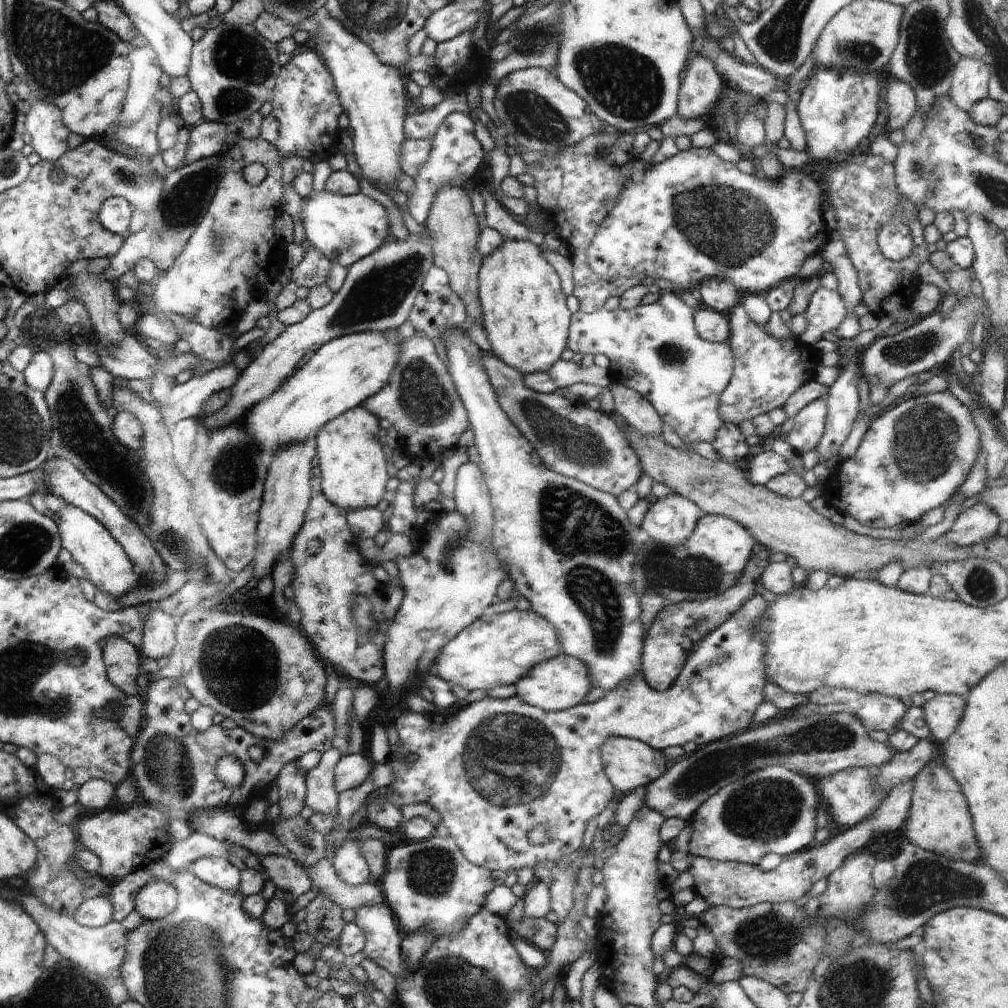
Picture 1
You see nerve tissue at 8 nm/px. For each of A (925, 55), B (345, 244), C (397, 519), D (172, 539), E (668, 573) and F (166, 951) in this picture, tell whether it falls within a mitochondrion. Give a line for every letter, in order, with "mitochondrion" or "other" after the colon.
A: mitochondrion
B: mitochondrion
C: other
D: mitochondrion
E: mitochondrion
F: mitochondrion

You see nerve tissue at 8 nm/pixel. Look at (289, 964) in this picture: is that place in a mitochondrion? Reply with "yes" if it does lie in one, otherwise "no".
no

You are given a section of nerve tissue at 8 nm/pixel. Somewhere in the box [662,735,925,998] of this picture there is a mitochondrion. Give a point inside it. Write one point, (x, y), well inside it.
(765, 810)

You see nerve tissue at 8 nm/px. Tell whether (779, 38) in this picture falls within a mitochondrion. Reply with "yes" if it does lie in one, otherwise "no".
yes

